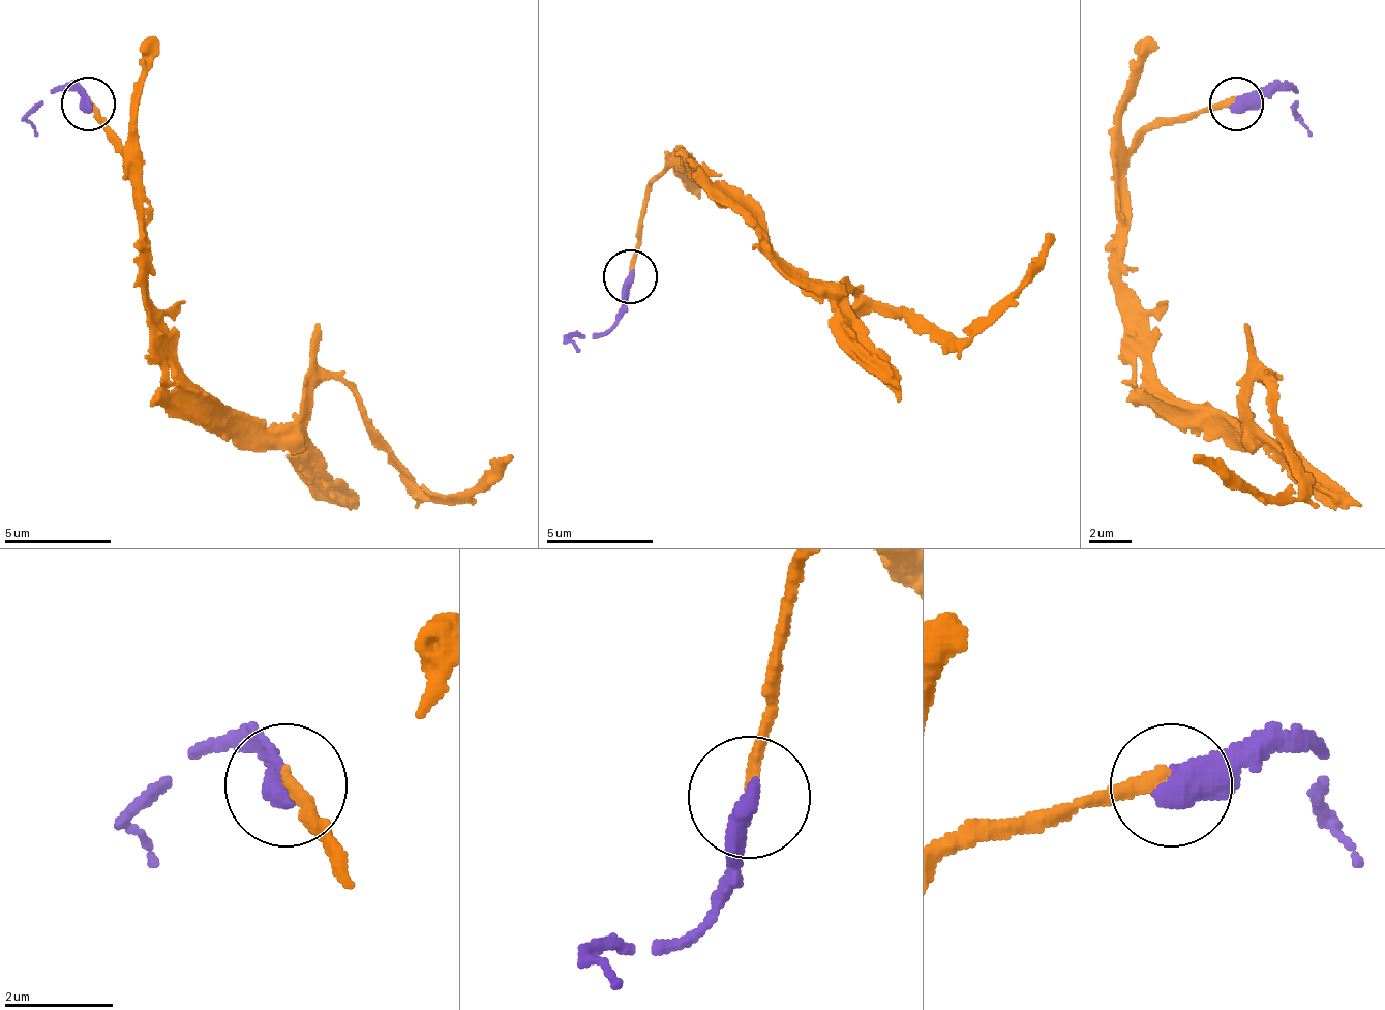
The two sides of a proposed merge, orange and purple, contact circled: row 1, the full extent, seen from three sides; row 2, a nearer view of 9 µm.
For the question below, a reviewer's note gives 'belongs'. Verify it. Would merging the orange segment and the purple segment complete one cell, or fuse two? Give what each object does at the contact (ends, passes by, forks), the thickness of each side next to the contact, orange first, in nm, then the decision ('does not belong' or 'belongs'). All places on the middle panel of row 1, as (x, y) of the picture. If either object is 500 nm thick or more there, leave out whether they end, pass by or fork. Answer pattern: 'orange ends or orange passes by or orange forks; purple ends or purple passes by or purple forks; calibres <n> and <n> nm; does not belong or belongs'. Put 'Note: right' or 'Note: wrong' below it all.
orange ends; purple ends; calibres 220 and 480 nm; belongs
Note: right

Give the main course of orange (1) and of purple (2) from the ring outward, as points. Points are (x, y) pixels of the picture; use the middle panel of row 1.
1: (632, 275), (642, 206), (669, 168), (690, 162), (798, 270), (851, 286), (958, 339), (1012, 291), (1054, 232)
2: (632, 275), (626, 307), (605, 334), (573, 339), (578, 350)

